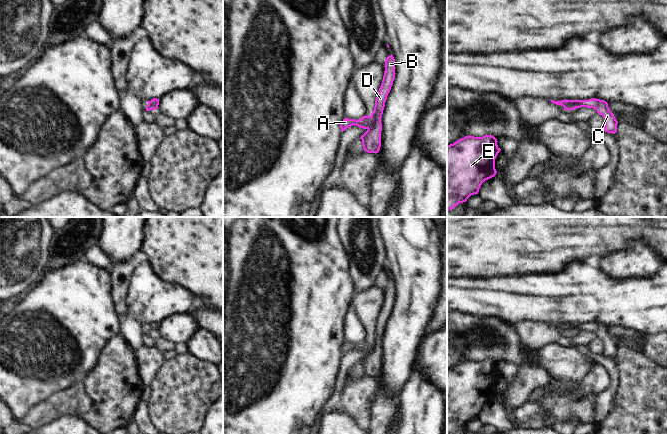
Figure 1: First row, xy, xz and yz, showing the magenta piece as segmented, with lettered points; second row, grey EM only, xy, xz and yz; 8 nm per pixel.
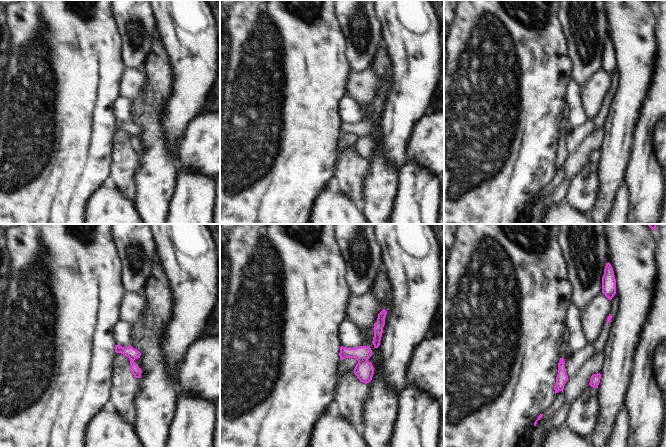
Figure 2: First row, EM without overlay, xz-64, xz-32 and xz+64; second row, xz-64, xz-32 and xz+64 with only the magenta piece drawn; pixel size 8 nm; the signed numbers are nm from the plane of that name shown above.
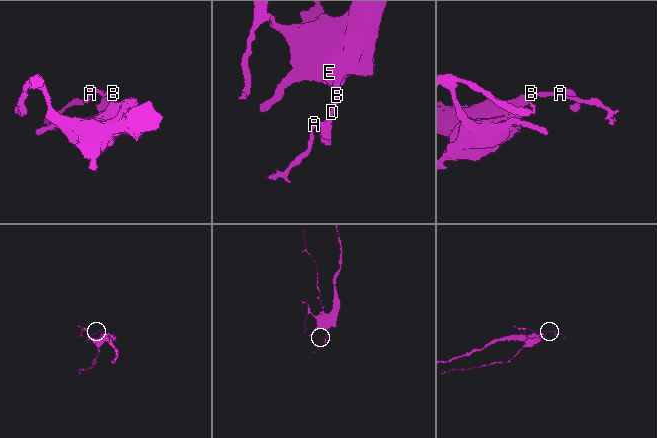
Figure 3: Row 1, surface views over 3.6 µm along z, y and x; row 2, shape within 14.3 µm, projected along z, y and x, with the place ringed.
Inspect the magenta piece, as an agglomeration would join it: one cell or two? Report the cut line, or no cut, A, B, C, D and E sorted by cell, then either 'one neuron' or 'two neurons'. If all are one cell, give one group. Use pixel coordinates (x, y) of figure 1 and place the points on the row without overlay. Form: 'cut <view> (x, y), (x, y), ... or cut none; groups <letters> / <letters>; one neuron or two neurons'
cut xz (374, 332), (374, 347), (368, 353); groups A / B C D E; two neurons

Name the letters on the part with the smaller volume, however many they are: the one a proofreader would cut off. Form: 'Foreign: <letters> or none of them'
Foreign: A

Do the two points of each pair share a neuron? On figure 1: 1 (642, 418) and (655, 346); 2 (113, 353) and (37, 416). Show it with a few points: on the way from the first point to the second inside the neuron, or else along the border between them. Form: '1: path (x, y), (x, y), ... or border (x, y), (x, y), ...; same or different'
1: border (631, 348), (641, 351), (656, 364); different
2: path (102, 374), (76, 400), (58, 404); same

